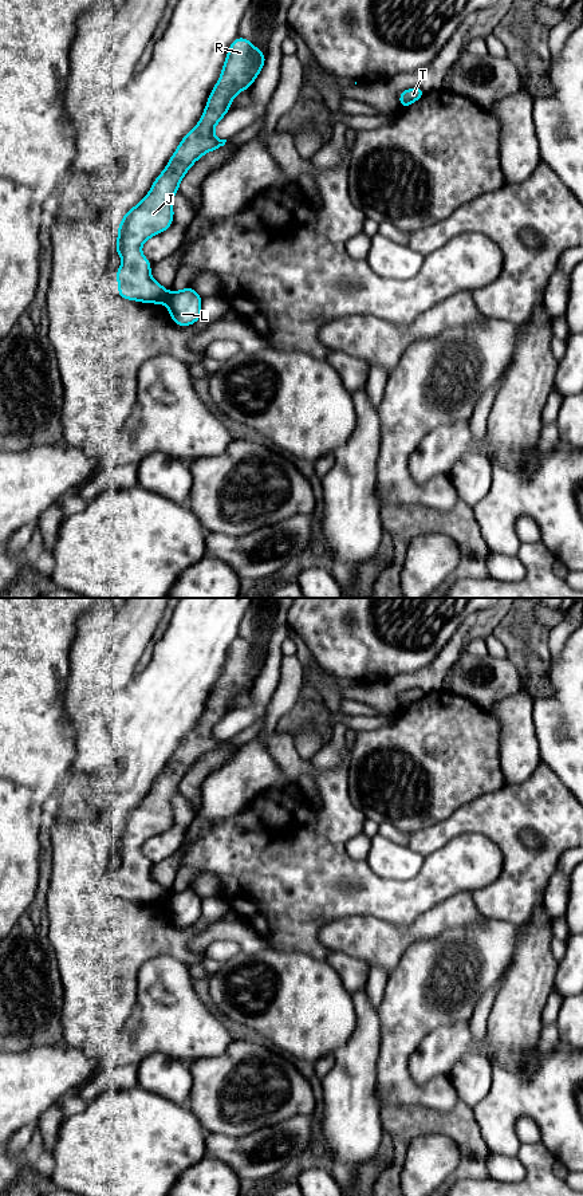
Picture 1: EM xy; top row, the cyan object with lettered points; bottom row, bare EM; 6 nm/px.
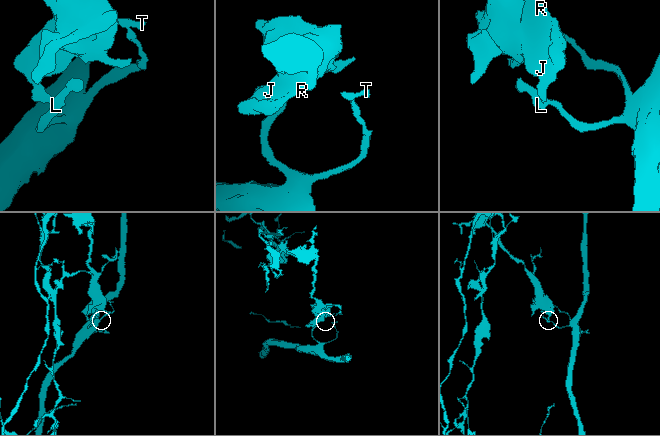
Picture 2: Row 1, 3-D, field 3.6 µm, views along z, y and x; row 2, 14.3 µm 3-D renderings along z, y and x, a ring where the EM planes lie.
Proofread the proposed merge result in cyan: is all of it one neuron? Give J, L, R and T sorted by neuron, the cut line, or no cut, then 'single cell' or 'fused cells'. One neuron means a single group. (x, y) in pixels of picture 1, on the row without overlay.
J R / L T; cut in xy along (169, 893), (165, 901); fused cells

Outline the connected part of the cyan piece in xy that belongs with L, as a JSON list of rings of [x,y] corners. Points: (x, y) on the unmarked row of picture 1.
[[[189,886],[177,893],[169,893],[166,906],[177,926],[190,926],[201,920],[202,898]]]

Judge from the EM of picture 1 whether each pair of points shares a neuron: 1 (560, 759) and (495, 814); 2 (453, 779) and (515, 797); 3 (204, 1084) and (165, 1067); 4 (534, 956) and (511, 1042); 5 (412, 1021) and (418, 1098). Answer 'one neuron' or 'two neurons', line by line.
1: two neurons
2: two neurons
3: two neurons
4: one neuron
5: one neuron

